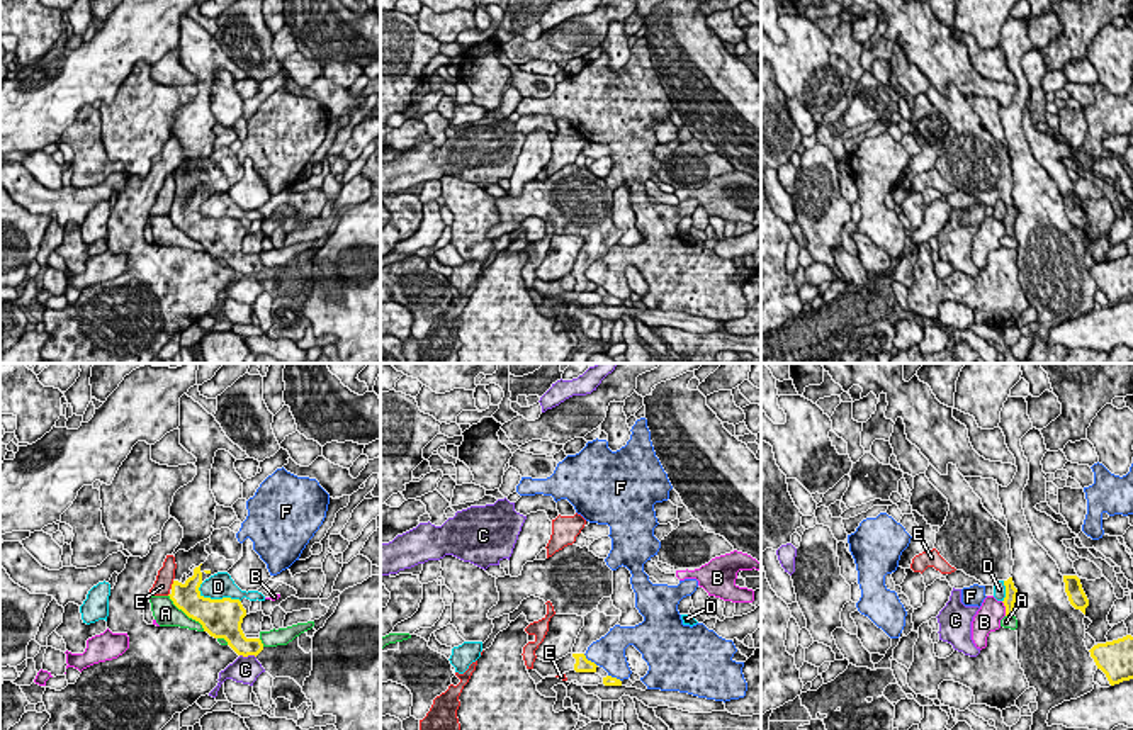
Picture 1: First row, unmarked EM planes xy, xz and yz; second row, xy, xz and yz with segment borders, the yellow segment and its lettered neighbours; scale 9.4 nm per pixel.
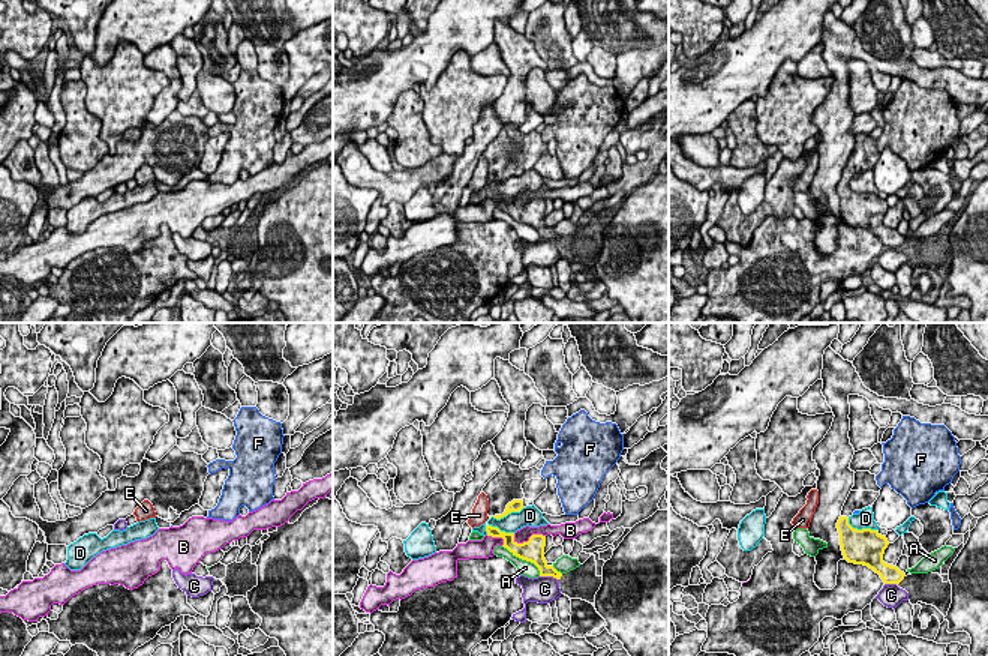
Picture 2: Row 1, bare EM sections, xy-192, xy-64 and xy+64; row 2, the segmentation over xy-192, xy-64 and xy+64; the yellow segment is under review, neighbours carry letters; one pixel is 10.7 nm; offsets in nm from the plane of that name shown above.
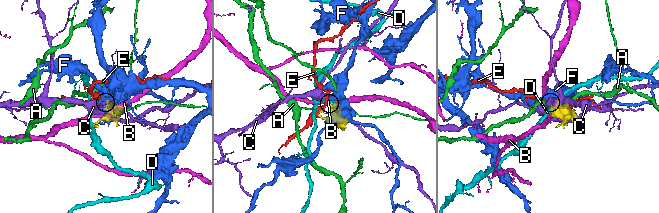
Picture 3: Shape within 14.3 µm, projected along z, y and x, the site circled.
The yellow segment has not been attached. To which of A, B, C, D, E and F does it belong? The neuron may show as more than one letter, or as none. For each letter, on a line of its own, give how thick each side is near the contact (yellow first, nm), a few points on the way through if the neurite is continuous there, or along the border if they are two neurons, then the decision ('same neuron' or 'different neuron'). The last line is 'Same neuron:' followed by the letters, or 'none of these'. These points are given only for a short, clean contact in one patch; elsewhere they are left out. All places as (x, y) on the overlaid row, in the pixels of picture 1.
A: 280/240 nm | different neuron
B: 120/240 nm | different neuron
C: 190/260 nm | different neuron
D: 380/240 nm | different neuron
E: 260/170 nm | along xy (174, 581), (170, 588) | different neuron
F: 140/320 nm | different neuron
Same neuron: none of these

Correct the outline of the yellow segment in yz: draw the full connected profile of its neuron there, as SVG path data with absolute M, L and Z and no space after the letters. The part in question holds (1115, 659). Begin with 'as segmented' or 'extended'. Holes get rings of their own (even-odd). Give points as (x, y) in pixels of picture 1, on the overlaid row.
as segmented; M1126 635L1113 642L1097 643L1089 652L1097 669L1101 669L1106 674L1111 686L1133 679L1131 635Z

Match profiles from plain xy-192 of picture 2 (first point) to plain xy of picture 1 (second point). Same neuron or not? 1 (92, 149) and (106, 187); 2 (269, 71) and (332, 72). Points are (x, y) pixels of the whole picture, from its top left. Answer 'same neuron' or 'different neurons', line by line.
1: different neurons
2: different neurons

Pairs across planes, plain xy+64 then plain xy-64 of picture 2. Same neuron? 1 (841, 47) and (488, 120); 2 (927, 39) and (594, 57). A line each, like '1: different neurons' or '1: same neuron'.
1: different neurons
2: different neurons

